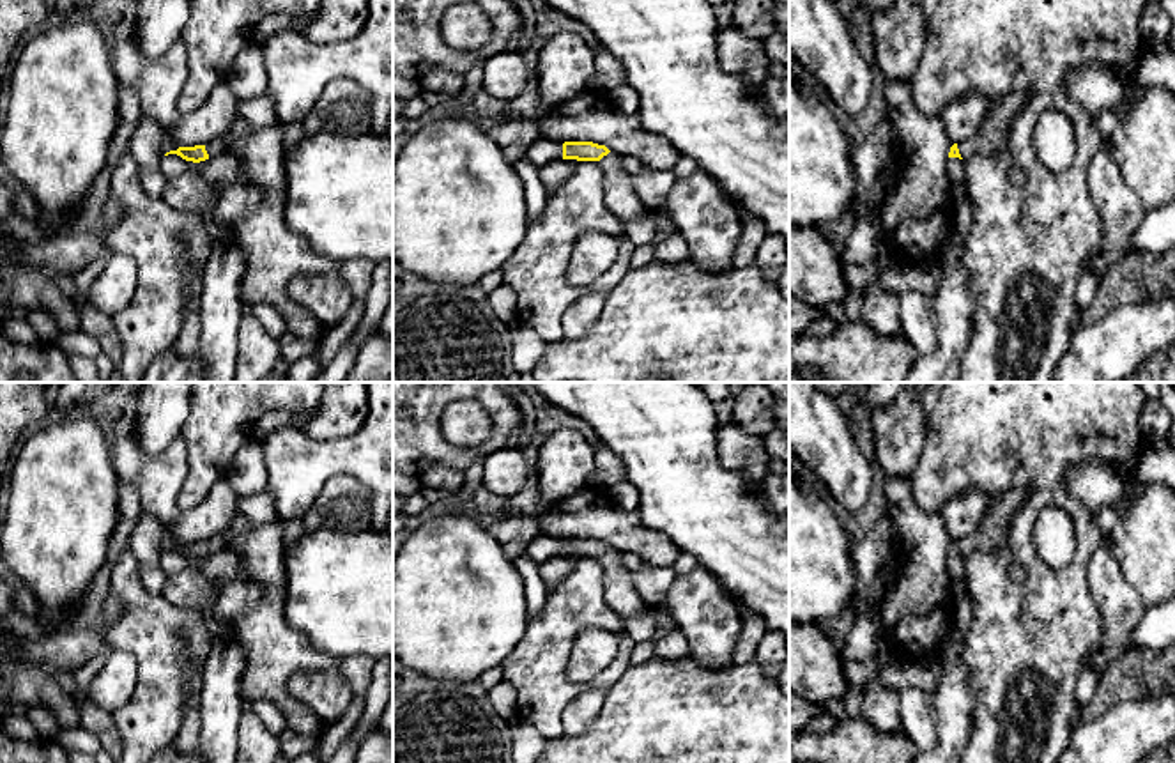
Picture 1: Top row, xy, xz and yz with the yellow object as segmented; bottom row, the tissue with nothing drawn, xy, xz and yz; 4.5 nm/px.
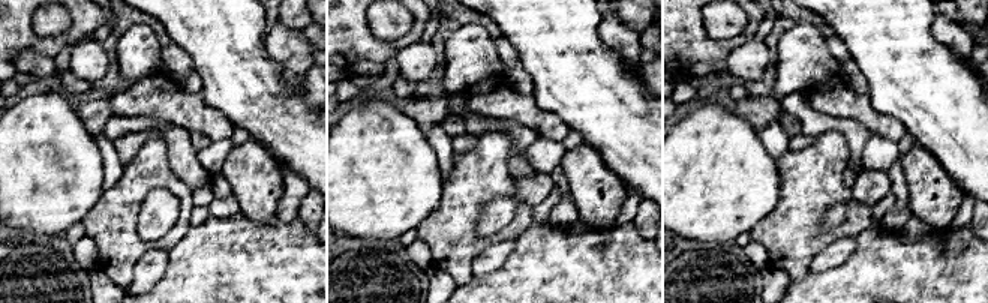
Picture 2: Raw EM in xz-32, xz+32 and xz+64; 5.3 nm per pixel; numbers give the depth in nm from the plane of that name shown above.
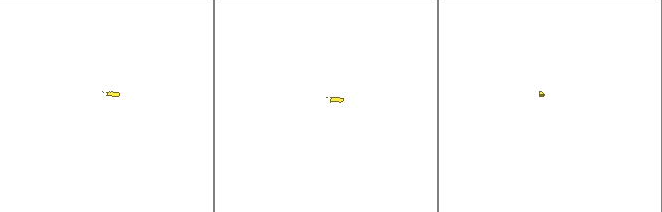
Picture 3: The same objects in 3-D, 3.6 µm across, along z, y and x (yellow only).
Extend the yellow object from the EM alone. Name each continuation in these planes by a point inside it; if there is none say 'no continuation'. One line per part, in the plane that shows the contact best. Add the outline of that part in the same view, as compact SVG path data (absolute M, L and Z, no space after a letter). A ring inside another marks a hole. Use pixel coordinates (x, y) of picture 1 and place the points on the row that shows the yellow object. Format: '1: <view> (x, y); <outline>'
1: xy (149, 144); M142 115L129 142L129 154L140 166L142 188L152 197L161 198L166 175L161 170L161 159L166 152L177 150L168 133L159 127L150 117Z
2: yz (991, 138); M1010 92L987 115L979 133L957 143L961 158L966 161L973 154L1002 154L1005 150L1010 124L1030 94Z

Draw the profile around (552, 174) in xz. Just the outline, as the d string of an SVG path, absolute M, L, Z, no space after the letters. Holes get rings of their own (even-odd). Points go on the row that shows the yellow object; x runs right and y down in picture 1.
M557 159L540 168L540 179L547 193L556 191L577 168L577 159Z

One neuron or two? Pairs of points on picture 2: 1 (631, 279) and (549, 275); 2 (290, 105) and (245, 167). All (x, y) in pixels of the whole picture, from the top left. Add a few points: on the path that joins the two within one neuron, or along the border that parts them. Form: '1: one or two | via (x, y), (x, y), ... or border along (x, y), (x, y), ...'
1: one | via (610, 279), (600, 279), (591, 275), (570, 275)
2: two | border along (251, 137), (279, 164)

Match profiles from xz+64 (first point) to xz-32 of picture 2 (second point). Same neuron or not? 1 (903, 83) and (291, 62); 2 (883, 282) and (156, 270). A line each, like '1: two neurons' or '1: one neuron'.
1: two neurons
2: two neurons

